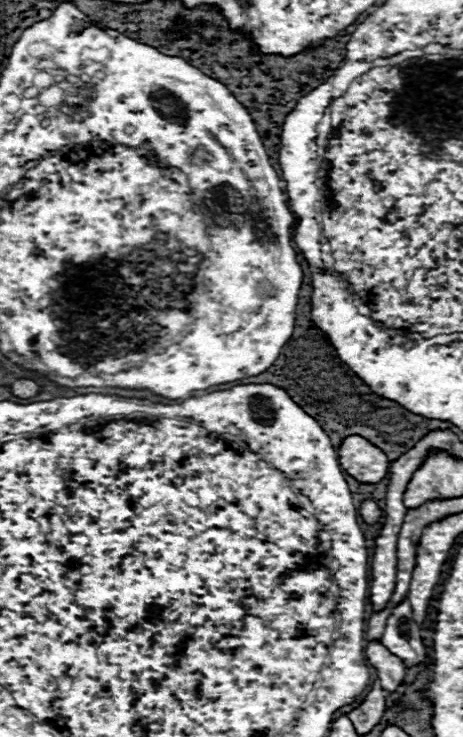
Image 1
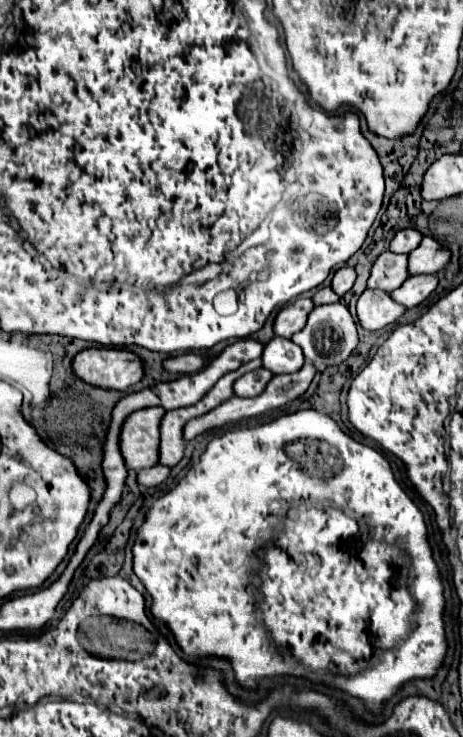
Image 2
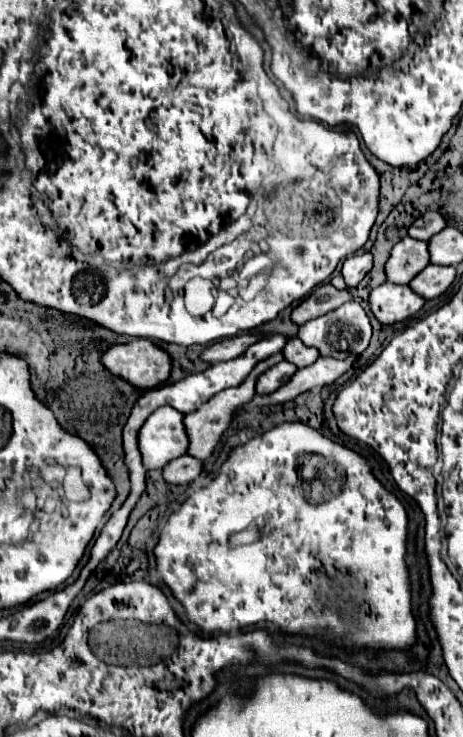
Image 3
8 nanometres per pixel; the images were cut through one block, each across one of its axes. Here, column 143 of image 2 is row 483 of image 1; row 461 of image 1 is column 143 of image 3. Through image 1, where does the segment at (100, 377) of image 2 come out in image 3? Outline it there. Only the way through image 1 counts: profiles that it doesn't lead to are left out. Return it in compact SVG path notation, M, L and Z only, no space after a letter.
M144 338L112 346L108 352L104 352L102 364L112 374L130 380L130 384L142 390L164 384L172 372L170 354Z

